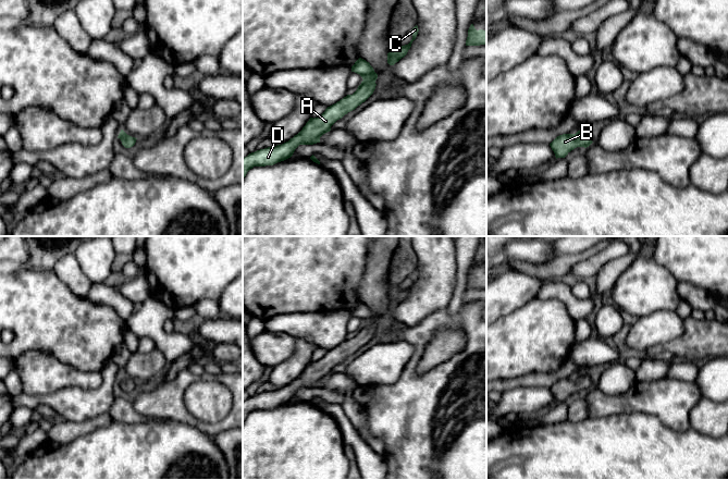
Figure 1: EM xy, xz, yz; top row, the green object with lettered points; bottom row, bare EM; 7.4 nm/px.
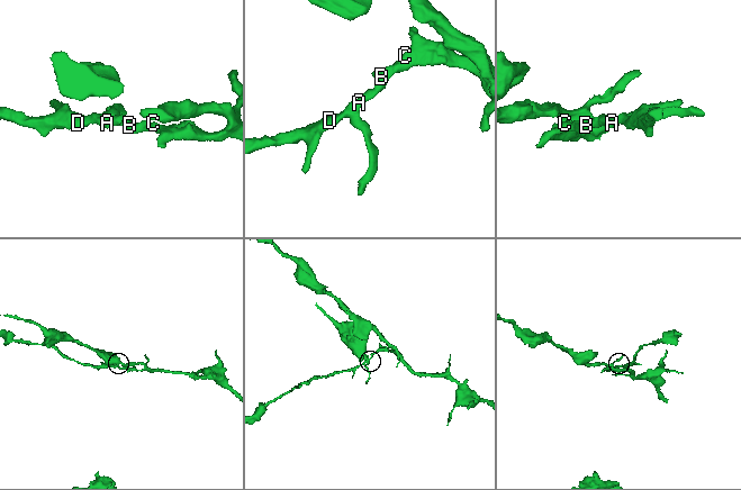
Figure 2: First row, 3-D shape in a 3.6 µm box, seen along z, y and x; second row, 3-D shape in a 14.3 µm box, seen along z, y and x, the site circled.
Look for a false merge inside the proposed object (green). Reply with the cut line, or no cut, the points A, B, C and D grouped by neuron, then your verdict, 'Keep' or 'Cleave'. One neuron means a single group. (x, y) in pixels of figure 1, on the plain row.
No split. Groups: A B C D. Keep

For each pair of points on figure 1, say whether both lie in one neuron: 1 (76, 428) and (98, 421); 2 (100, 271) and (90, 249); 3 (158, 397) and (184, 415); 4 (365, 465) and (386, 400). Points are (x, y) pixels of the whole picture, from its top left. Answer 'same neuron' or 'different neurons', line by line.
1: same neuron
2: same neuron
3: same neuron
4: different neurons

